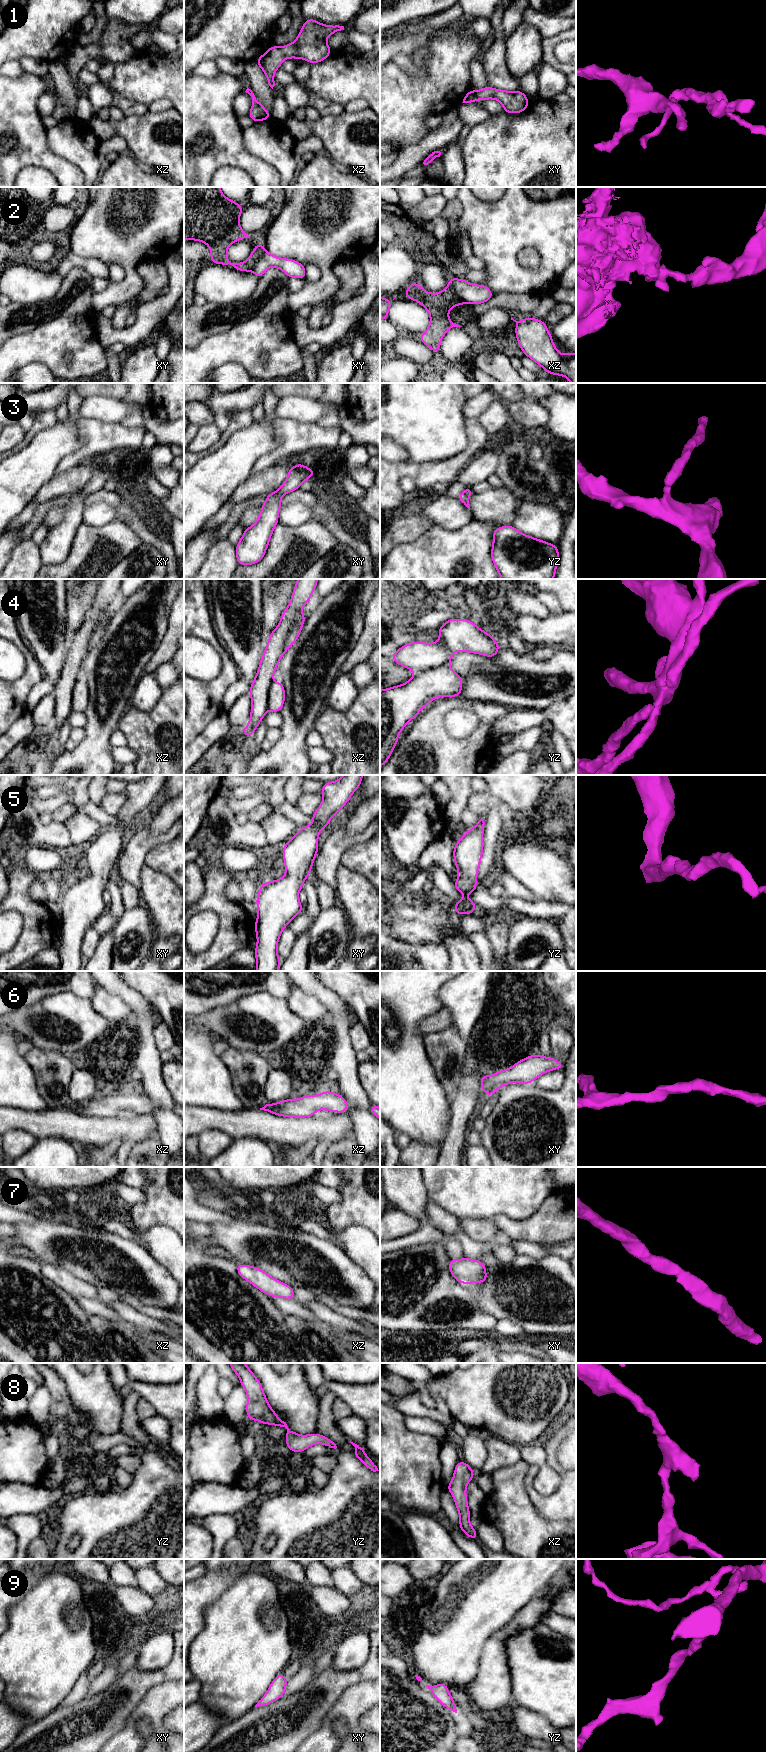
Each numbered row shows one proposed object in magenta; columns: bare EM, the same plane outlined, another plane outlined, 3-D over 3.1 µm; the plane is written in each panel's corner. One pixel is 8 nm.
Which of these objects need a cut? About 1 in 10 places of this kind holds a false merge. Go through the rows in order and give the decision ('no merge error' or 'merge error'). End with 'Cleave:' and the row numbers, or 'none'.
1: no merge error
2: merge error
3: no merge error
4: no merge error
5: no merge error
6: no merge error
7: no merge error
8: no merge error
9: no merge error
Cleave: 2

